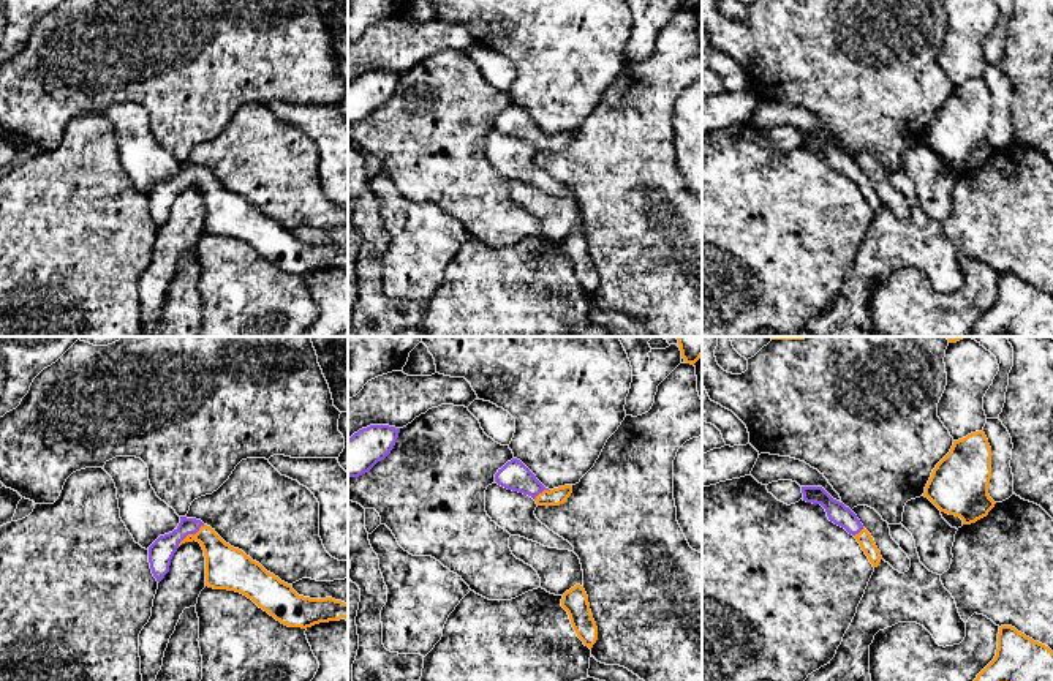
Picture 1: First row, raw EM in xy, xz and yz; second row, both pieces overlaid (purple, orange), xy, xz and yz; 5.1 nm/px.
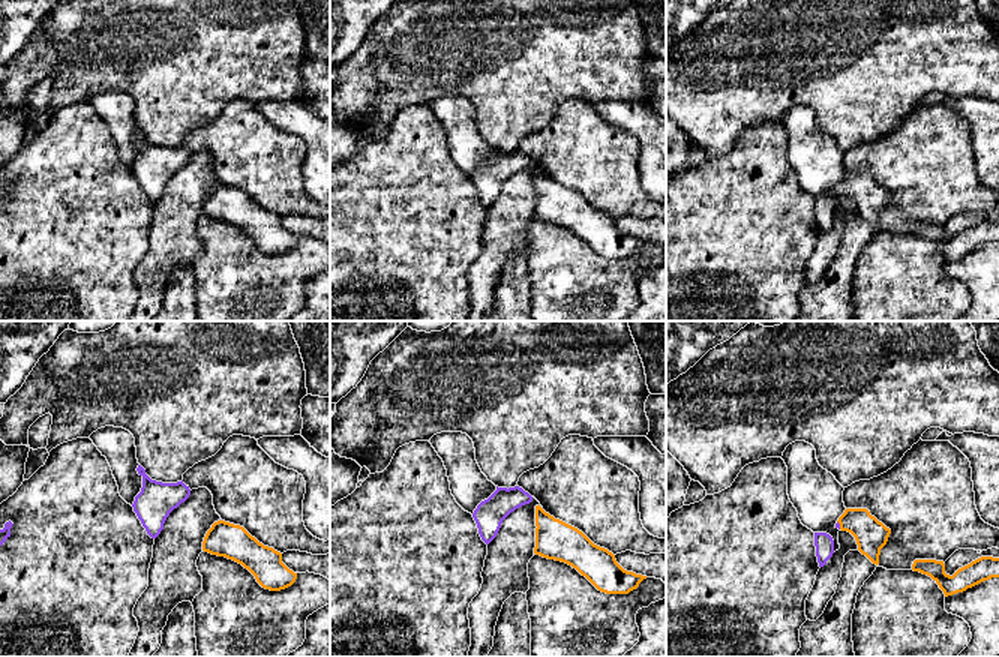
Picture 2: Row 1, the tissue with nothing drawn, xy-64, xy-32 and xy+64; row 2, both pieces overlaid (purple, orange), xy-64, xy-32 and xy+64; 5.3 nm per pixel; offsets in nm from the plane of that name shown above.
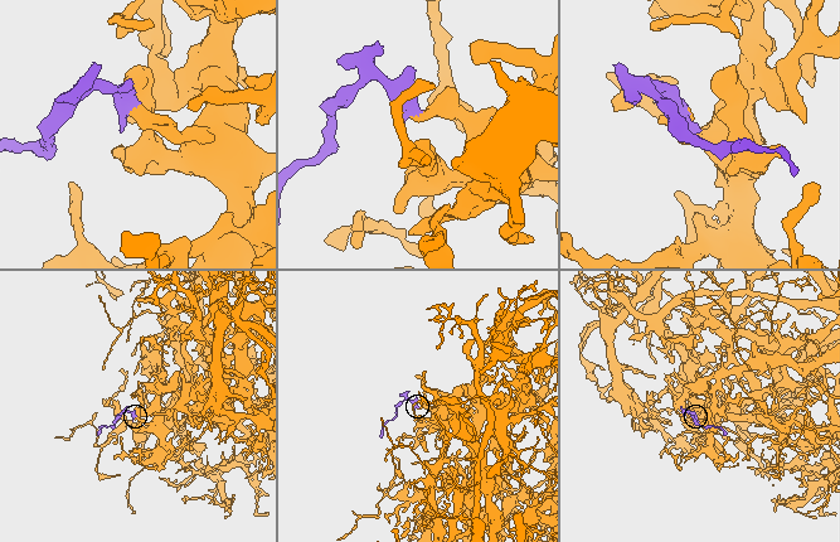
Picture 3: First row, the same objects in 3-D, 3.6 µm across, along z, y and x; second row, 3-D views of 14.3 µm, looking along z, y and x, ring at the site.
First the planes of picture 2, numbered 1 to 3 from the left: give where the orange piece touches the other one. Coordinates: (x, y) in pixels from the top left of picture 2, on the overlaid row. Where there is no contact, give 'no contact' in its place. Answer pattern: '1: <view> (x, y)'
1: no contact
2: no contact
3: xy+64 (839, 525)

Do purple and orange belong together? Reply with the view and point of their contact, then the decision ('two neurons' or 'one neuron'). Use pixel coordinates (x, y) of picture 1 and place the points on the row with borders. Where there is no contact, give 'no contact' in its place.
meets purple in xy at (190, 533); one neuron

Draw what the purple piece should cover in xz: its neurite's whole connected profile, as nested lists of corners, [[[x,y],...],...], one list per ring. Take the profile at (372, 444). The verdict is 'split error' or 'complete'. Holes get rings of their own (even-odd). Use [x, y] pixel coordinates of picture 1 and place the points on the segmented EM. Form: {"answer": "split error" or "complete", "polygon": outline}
{"answer": "complete", "polygon": [[[370,425],[348,439],[348,476],[359,477],[384,460],[394,449],[400,428]]]}

